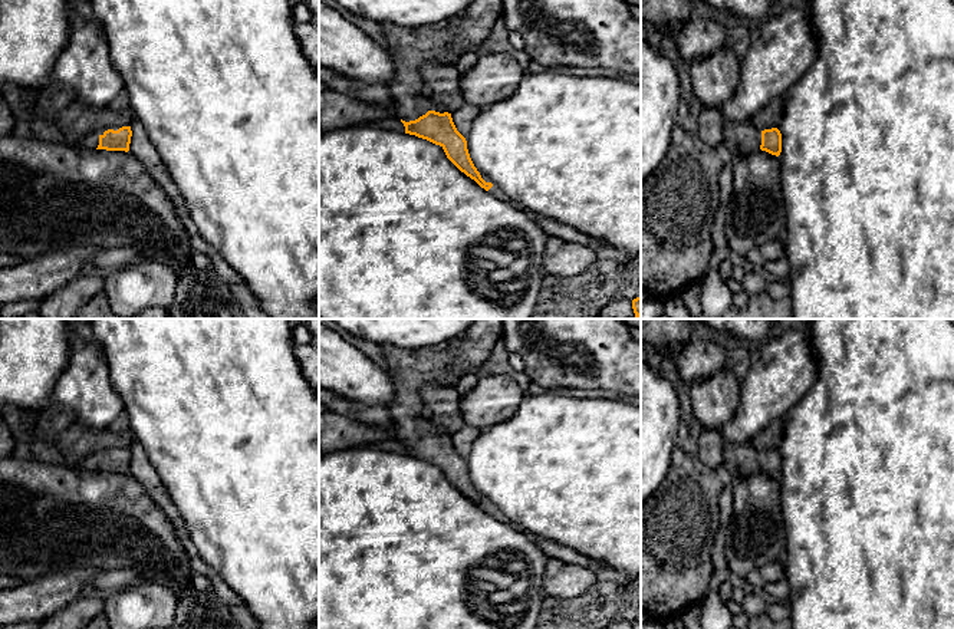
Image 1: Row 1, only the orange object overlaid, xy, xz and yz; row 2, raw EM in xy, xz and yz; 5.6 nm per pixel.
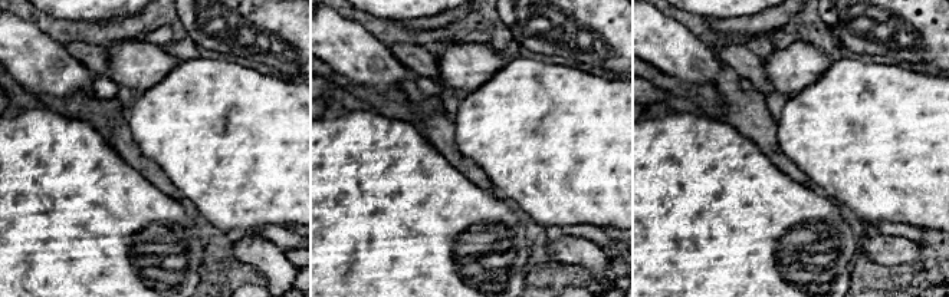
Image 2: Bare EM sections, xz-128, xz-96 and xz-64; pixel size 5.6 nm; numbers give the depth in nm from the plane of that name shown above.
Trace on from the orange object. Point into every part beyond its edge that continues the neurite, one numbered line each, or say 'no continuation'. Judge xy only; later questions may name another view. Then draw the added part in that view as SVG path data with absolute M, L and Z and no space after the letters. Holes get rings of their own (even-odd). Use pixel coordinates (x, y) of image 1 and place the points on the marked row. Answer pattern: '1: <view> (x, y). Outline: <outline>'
1: xy (89, 142). Outline: M99 129L85 138L82 138L75 146L78 149L88 149L88 151L96 149L99 145L99 136L103 135L105 131L108 131L108 129Z

